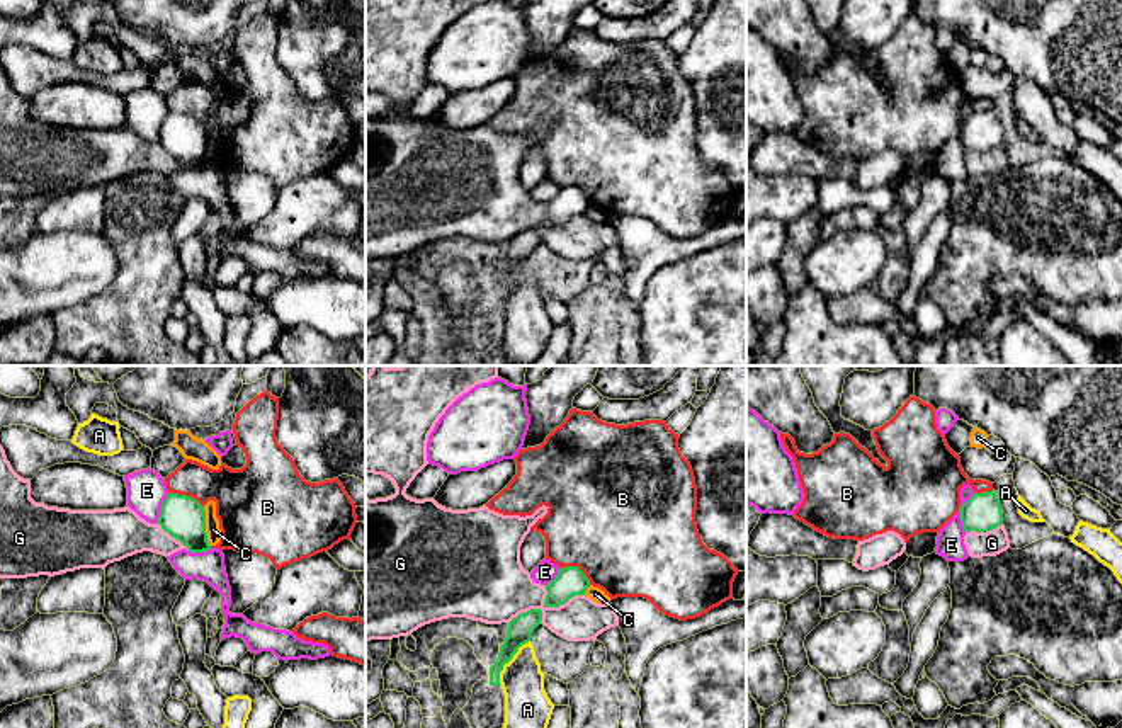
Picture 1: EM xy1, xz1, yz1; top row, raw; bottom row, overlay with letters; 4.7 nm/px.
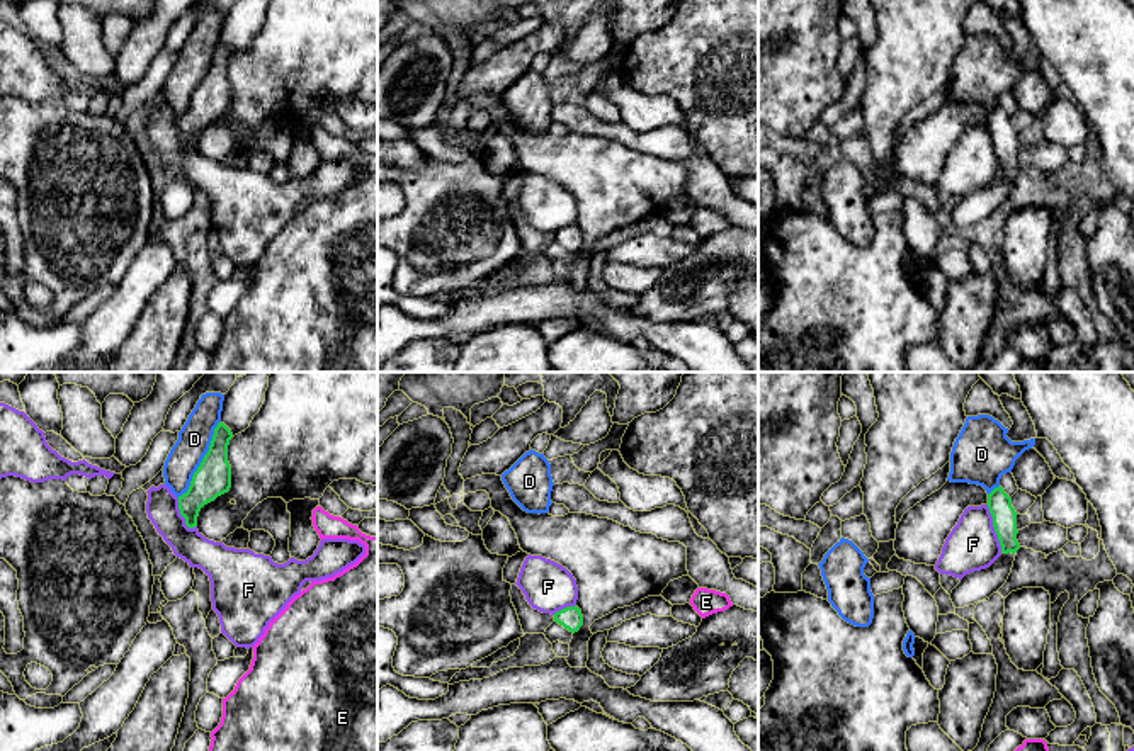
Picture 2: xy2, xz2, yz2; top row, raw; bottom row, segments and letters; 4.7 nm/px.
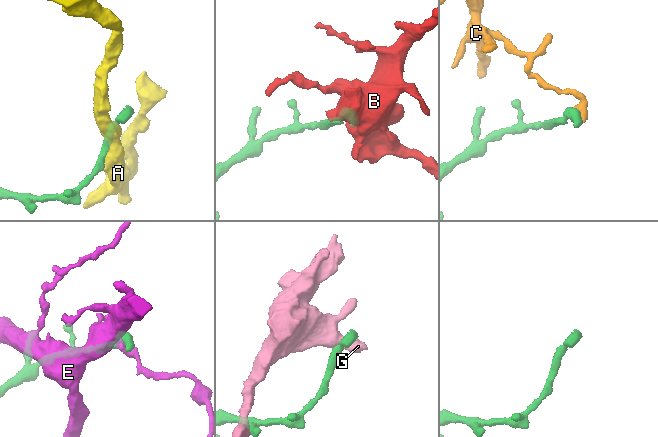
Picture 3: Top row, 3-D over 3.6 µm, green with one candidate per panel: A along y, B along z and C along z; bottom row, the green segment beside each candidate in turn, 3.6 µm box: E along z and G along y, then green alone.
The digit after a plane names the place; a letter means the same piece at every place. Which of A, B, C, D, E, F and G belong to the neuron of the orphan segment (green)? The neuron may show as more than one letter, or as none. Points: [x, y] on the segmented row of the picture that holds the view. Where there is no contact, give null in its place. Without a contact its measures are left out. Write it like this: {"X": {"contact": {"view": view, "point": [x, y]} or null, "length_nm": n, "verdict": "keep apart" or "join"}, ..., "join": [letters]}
{"A": {"contact": {"view": "xz1", "point": [507, 662]}, "length_nm": 260, "verdict": "keep apart"}, "B": {"contact": {"view": "xz1", "point": [577, 567]}, "length_nm": 170, "verdict": "keep apart"}, "C": {"contact": {"view": "xy1", "point": [204, 526]}, "length_nm": 190, "verdict": "keep apart"}, "D": {"contact": {"view": "xy2", "point": [203, 459]}, "length_nm": 420, "verdict": "keep apart"}, "E": {"contact": {"view": "yz1", "point": [961, 512]}, "length_nm": 200, "verdict": "keep apart"}, "F": {"contact": {"view": "yz2", "point": [995, 529]}, "length_nm": 240, "verdict": "keep apart"}, "G": {"contact": {"view": "xz1", "point": [563, 602]}, "length_nm": 200, "verdict": "keep apart"}, "join": []}

